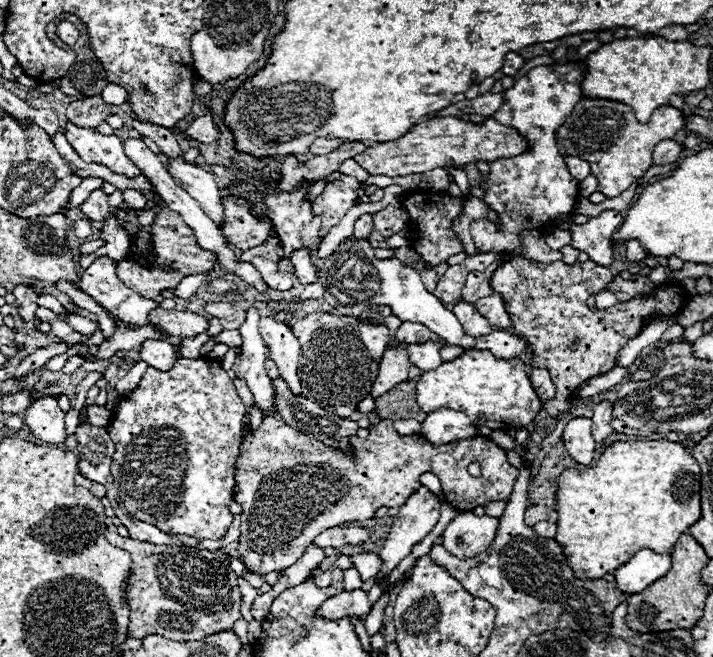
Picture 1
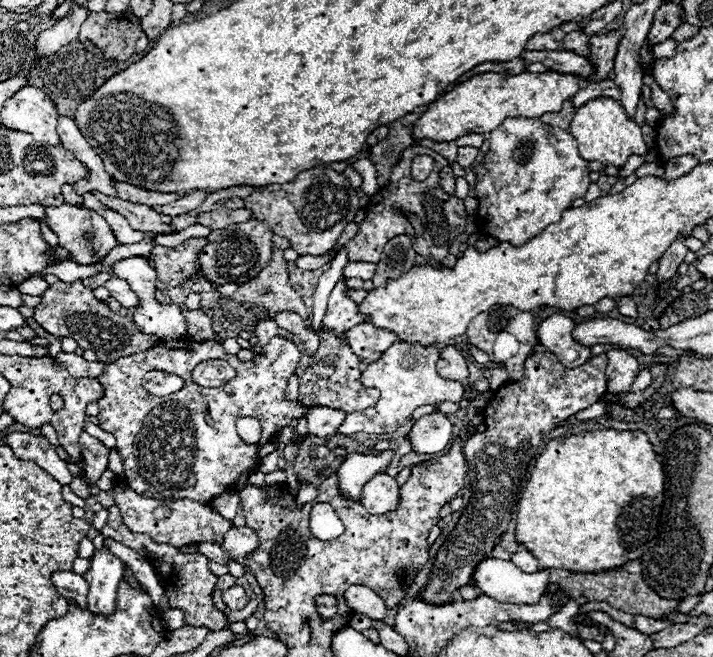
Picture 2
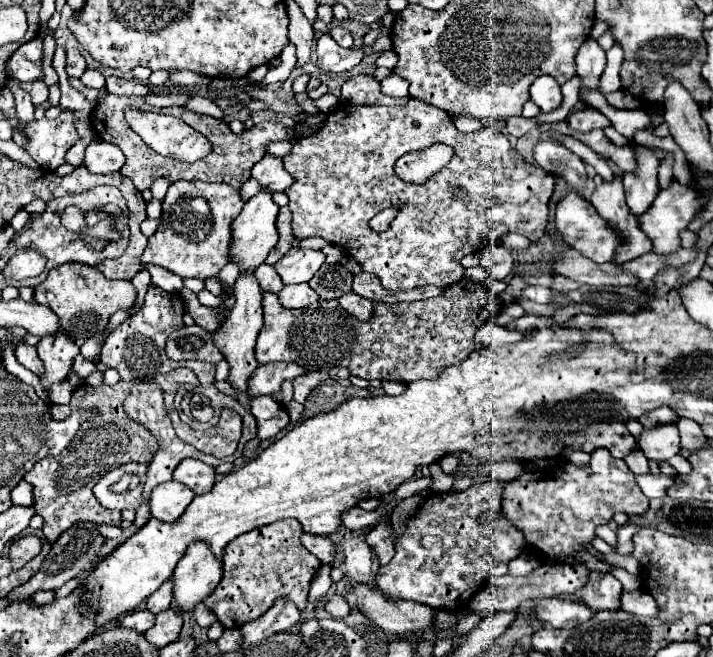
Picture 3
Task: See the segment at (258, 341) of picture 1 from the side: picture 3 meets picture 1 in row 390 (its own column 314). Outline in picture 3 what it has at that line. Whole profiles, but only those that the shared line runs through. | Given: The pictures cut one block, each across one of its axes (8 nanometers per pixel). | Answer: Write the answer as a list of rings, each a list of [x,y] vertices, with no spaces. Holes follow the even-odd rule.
[[[292,248],[282,260],[274,264],[274,268],[284,284],[302,284],[310,282],[310,278],[324,262],[325,256],[320,250]]]

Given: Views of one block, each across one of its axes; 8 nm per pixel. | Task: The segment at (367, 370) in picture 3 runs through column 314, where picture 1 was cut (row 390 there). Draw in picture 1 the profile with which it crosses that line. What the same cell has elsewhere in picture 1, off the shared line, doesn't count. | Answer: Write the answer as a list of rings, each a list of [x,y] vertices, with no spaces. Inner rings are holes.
[[[314,312],[292,324],[292,332],[300,342],[300,366],[298,378],[304,388],[304,396],[320,408],[350,418],[358,402],[370,396],[372,384],[378,374],[378,364],[384,348],[390,340],[386,326],[362,324],[354,316],[332,316],[326,312]]]

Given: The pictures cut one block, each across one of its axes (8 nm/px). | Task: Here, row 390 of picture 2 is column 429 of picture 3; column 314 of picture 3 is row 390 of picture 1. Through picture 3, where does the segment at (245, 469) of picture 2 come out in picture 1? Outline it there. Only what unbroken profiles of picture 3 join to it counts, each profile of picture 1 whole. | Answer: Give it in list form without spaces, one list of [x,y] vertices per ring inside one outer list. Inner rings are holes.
[[[178,358],[174,368],[164,372],[164,388],[160,388],[160,370],[156,368],[146,368],[146,372],[142,374],[142,380],[138,384],[136,390],[124,394],[120,398],[120,404],[114,412],[114,418],[110,420],[108,424],[108,434],[112,436],[112,442],[116,444],[116,452],[112,456],[112,476],[114,480],[118,482],[116,484],[116,490],[120,494],[120,498],[124,498],[124,506],[130,514],[134,514],[132,518],[136,520],[142,520],[142,522],[148,522],[152,526],[156,526],[158,530],[166,532],[166,534],[184,534],[184,536],[194,536],[194,538],[210,538],[210,540],[220,540],[224,538],[226,530],[230,528],[232,524],[232,514],[228,510],[228,504],[232,502],[232,494],[234,494],[234,474],[236,474],[236,458],[240,454],[240,444],[242,444],[242,438],[244,438],[244,428],[242,428],[242,418],[244,418],[244,412],[246,412],[246,406],[244,402],[240,400],[228,372],[222,368],[220,362],[214,362],[214,360],[206,360],[206,358]]]

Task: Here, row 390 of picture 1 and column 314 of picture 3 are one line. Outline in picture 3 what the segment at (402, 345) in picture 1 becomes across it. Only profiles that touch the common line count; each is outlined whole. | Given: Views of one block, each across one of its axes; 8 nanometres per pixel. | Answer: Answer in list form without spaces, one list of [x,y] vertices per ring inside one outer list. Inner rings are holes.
[[[320,370],[320,372],[308,372],[308,374],[302,374],[302,376],[294,378],[294,380],[292,380],[292,384],[294,384],[294,400],[300,402],[300,404],[304,404],[306,398],[308,398],[308,394],[310,394],[320,382],[324,382],[324,380],[328,380],[328,374],[322,372],[322,370]]]

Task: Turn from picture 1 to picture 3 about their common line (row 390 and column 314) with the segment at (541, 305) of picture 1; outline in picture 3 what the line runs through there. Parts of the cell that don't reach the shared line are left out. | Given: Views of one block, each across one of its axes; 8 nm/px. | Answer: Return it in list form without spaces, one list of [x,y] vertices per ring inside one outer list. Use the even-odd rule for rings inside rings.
[[[278,520],[264,528],[256,528],[238,536],[226,546],[224,576],[204,604],[216,614],[224,628],[238,628],[262,616],[276,598],[286,596],[302,610],[306,606],[310,582],[320,568],[320,560],[310,554],[302,542],[302,528],[298,520]]]

